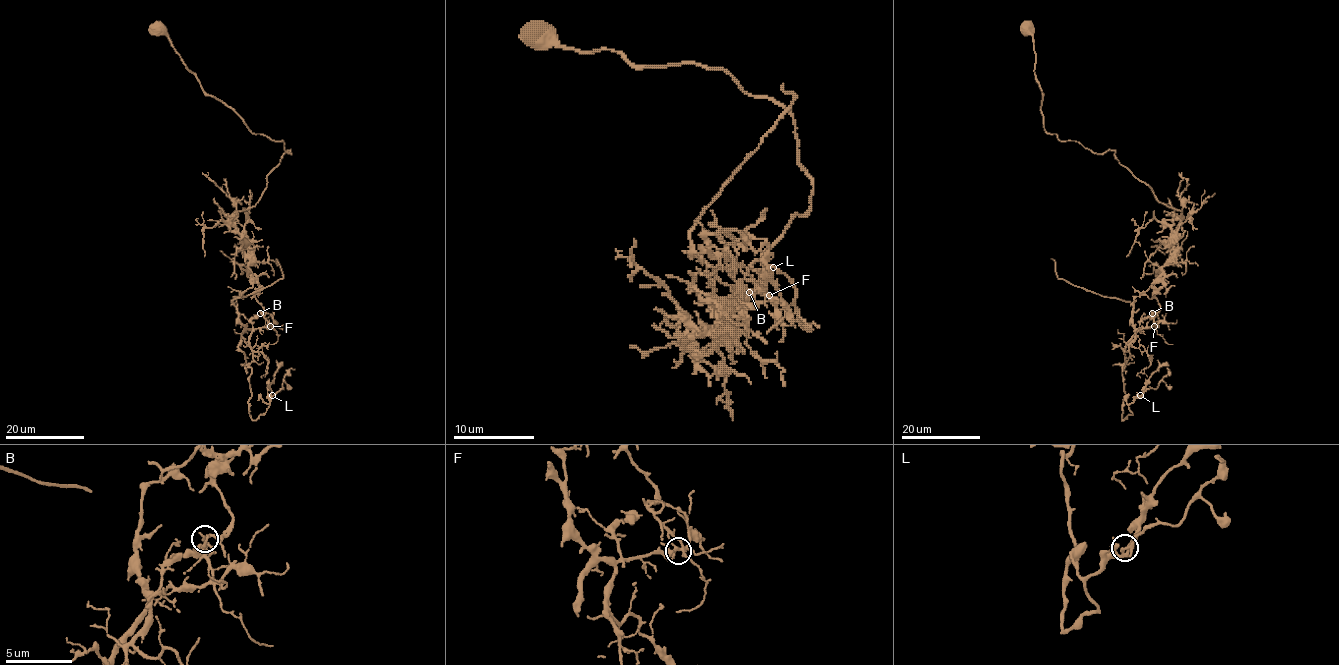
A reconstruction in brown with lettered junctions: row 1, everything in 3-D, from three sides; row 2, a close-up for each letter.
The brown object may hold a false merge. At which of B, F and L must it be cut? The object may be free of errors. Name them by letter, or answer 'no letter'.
B

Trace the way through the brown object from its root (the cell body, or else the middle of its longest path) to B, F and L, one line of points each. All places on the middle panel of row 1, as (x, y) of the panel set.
B: (537, 37), (718, 67), (789, 112), (811, 206), (696, 358), (749, 291)
F: (537, 37), (718, 67), (789, 112), (811, 206), (694, 356), (726, 341), (739, 297), (769, 295)
L: (537, 37), (781, 104), (811, 206), (696, 358), (732, 293), (704, 237), (773, 267)

